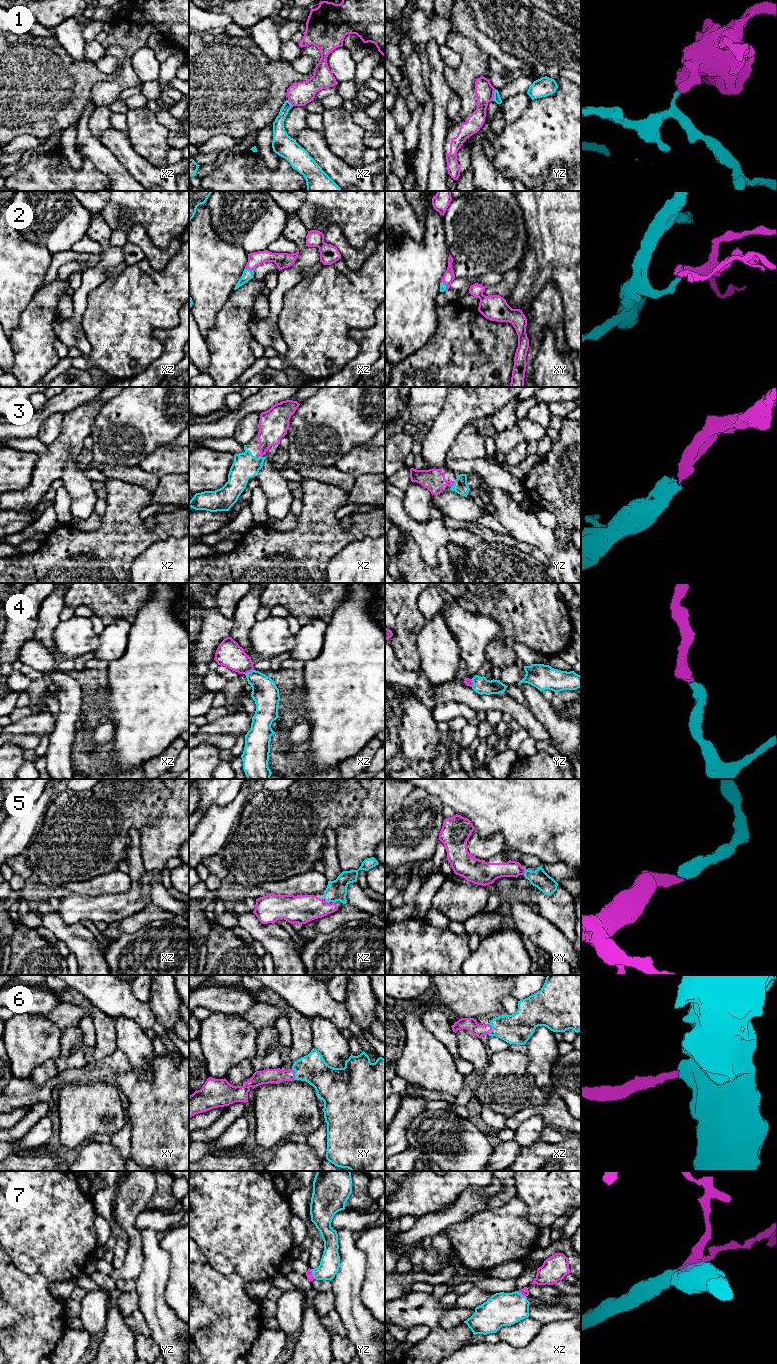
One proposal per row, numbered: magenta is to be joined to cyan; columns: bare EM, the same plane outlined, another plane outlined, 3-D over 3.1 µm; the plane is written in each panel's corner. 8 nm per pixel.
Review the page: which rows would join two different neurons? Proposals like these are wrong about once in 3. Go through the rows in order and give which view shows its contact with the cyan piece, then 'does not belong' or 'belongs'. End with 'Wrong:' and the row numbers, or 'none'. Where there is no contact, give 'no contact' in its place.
1: contact in yz; does not belong
2: contact in xz; belongs
3: contact in yz; belongs
4: contact in xz; belongs
5: contact in xy; belongs
6: contact in xy; belongs
7: contact in yz; belongs
Wrong: 1

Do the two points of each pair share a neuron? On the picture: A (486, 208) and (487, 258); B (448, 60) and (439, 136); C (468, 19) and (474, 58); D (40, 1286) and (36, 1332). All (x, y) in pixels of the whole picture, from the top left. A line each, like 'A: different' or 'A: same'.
A: same
B: different
C: different
D: same

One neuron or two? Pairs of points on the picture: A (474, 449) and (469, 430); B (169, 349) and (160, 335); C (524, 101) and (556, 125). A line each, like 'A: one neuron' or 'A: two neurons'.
A: one neuron
B: one neuron
C: two neurons

